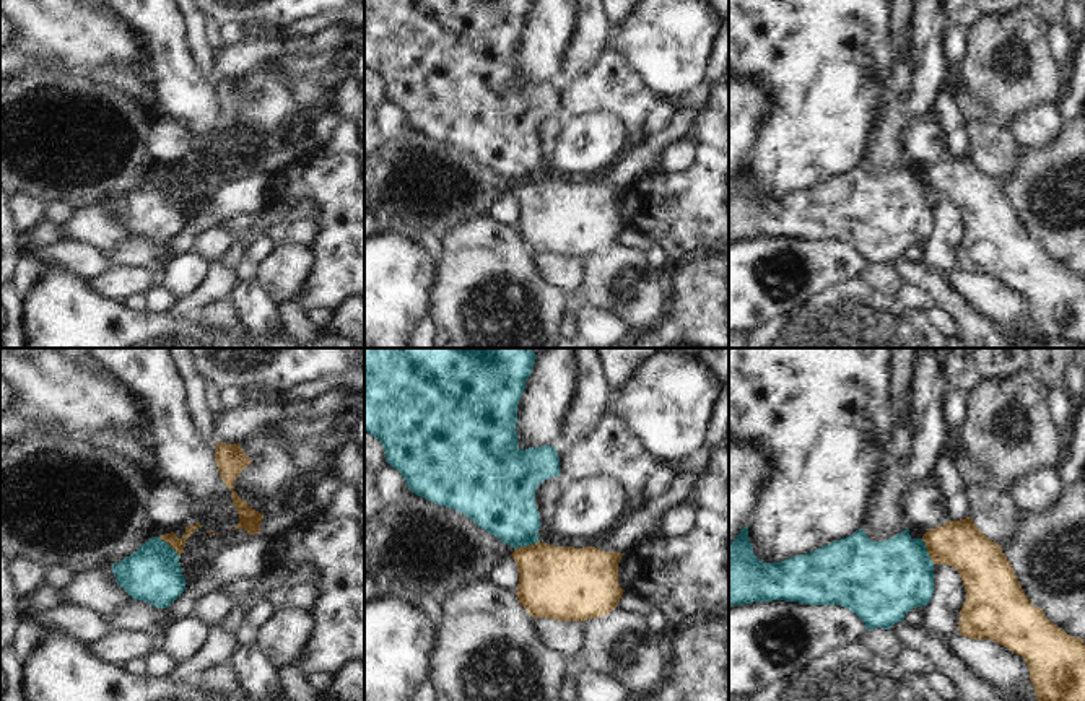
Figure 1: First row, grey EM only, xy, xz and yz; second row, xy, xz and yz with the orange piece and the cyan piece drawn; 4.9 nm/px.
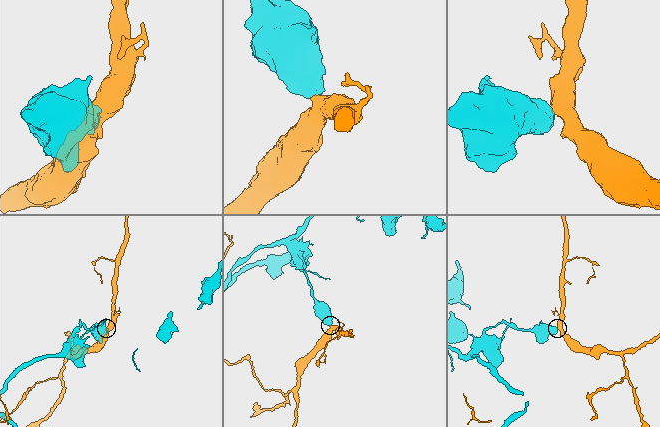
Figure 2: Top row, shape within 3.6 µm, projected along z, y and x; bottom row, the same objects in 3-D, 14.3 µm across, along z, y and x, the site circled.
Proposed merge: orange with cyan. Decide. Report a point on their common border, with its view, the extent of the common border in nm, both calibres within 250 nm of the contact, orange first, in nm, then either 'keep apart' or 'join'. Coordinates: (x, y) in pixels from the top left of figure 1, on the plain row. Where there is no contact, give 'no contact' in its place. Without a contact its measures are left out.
yz (928, 187) | 140 nm | 240/380 nm | keep apart

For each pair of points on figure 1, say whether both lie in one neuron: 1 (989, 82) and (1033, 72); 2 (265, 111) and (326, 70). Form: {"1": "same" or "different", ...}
{"1": "same", "2": "same"}

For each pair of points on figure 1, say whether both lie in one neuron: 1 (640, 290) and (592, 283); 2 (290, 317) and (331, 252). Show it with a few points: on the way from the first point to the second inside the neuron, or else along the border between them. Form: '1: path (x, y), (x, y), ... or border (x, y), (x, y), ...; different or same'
1: path (628, 290), (622, 283), (604, 283); same
2: border (293, 301), (305, 311); different

